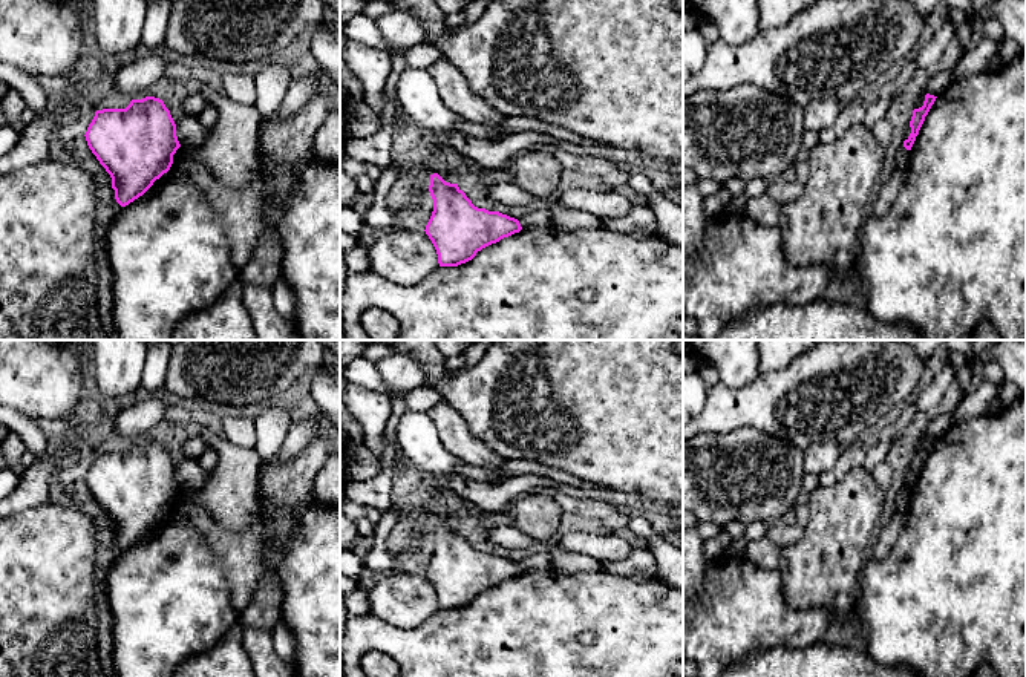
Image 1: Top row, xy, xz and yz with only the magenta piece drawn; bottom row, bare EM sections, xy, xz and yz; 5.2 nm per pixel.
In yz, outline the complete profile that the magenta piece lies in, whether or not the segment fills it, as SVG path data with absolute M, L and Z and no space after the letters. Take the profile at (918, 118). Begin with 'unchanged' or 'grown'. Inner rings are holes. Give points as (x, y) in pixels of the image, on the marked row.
unchanged; M926 93L923 106L913 110L913 116L911 116L911 121L910 121L911 133L903 141L903 147L907 150L911 150L911 147L916 141L916 136L919 135L919 130L920 130L923 121L925 121L925 116L928 115L928 112L930 112L931 106L934 104L936 98L937 96Z

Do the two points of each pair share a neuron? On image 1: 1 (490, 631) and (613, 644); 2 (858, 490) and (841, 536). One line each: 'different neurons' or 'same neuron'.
1: same neuron
2: same neuron

